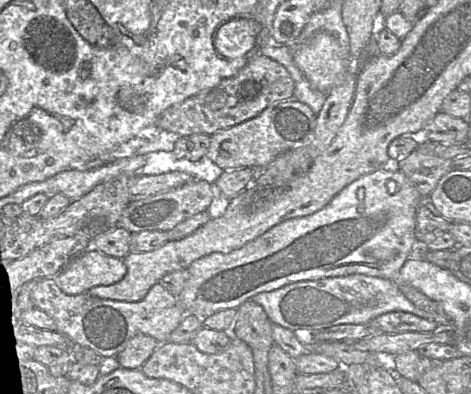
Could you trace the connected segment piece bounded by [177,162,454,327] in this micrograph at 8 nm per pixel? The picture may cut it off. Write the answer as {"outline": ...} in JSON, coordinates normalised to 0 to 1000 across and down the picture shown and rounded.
{"outline":[[[837,411],[824,431],[805,431],[754,457],[720,487],[694,523],[662,546],[603,561],[488,642],[454,640],[414,660],[399,678],[401,708],[376,759],[395,797],[433,807],[469,787],[505,784],[546,746],[620,718],[769,695],[834,713],[851,744],[885,782],[911,794],[930,827],[960,830],[962,812],[934,772],[862,718],[847,695],[858,668],[885,645],[885,624],[902,635],[904,619],[890,617],[881,602],[883,538],[898,508],[881,467],[843,431],[843,411]]]}

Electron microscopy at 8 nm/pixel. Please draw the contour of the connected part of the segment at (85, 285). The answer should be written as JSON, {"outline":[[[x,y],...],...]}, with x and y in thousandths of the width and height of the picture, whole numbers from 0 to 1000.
{"outline":[[[187,629],[134,680],[117,708],[136,744],[168,749],[202,726],[244,721],[261,708],[268,690],[261,657]]]}

